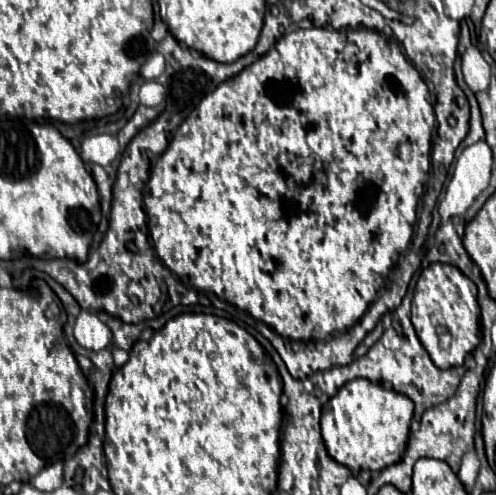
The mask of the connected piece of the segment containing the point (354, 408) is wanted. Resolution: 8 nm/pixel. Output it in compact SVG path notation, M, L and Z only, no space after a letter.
M353 379L323 405L321 435L329 457L353 473L361 469L381 471L405 457L411 417L413 401L407 395L383 389L367 379Z

